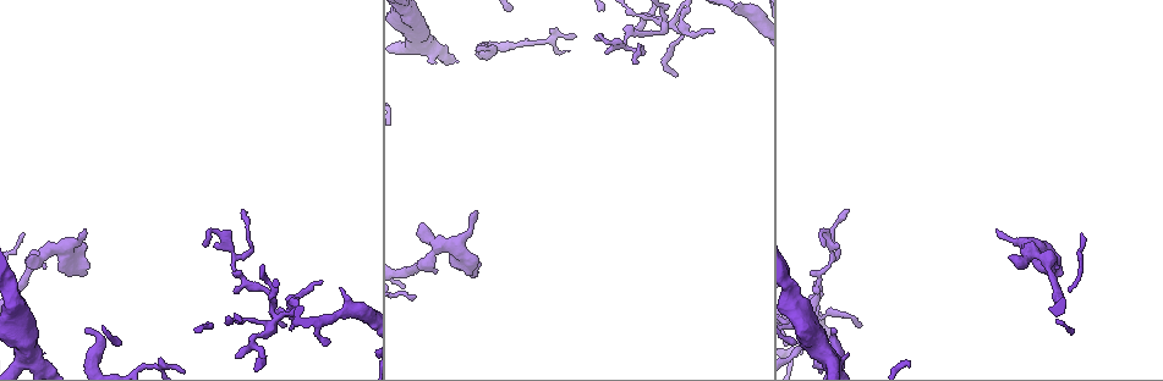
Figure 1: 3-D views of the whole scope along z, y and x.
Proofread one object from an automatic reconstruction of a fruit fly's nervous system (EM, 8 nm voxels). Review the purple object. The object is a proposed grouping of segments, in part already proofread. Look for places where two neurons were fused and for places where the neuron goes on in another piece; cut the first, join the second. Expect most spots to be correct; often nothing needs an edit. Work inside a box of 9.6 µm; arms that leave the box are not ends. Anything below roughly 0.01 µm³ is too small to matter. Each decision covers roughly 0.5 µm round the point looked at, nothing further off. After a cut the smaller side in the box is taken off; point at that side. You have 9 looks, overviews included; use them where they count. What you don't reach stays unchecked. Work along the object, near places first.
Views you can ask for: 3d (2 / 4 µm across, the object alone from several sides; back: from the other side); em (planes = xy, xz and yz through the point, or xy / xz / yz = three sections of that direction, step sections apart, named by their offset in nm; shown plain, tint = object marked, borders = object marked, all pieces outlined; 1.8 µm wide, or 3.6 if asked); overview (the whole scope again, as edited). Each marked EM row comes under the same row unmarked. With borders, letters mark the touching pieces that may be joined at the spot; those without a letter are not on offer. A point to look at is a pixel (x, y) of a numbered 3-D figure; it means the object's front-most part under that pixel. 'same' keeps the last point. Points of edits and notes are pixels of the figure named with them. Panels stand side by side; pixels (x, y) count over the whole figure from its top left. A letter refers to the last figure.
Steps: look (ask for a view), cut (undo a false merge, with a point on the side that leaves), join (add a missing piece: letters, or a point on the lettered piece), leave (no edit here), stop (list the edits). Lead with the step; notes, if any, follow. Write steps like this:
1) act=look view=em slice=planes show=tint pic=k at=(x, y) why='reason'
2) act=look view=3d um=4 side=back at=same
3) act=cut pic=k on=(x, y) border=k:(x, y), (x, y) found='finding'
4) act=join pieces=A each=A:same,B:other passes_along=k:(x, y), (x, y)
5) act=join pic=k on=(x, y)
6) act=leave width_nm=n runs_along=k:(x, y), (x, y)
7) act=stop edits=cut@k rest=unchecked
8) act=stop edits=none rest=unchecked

act=look view=em slice=xy step=4 show=borders pic=1 at=(30, 255) why='an open end'

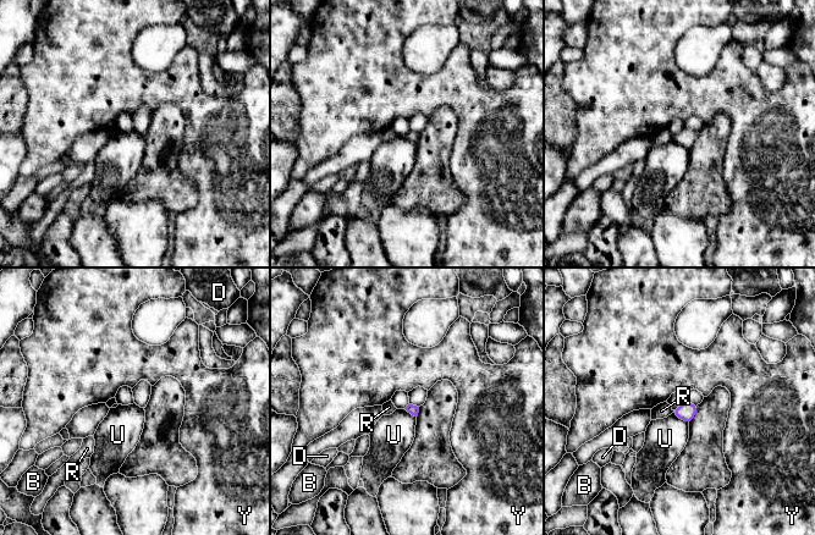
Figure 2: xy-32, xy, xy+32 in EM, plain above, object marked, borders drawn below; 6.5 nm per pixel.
act=leave each=B:other,D:other,R:other,U:other,Y:other border=2:(672, 412), (688, 424) found='none of them fits'

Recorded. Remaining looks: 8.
act=look view=em slice=yz step=8 show=tint pic=1 at=(1058, 275) why='thick end'

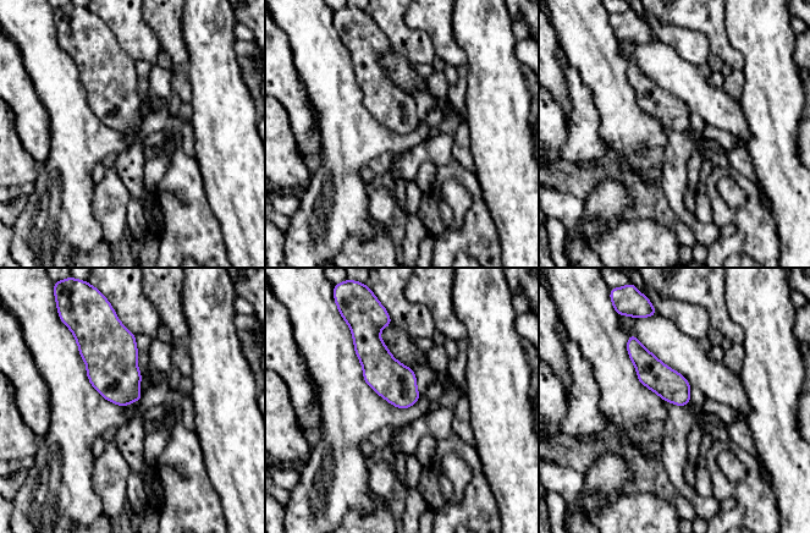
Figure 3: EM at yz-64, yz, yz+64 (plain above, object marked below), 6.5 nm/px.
act=look view=em slice=planes show=borders at=same why='cut it another way'

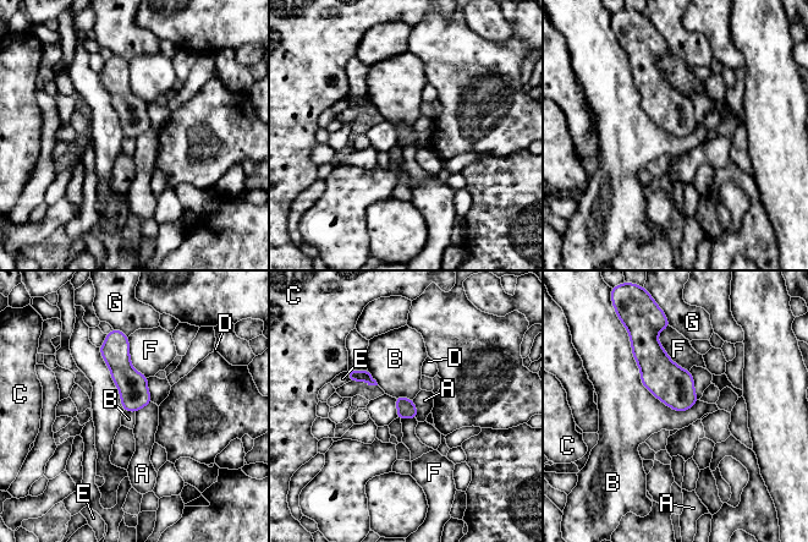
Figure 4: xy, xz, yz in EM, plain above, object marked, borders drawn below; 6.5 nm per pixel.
act=leave longest_contact=B:600nm each=A:other,B:other,C:other,D:other,E:other,F:other,G:other runs_along=4:(119, 335), (133, 409) found='none of them fits'

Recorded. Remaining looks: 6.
act=look view=em slice=yz step=8 show=borders pic=1 at=(834, 330) why='free end'

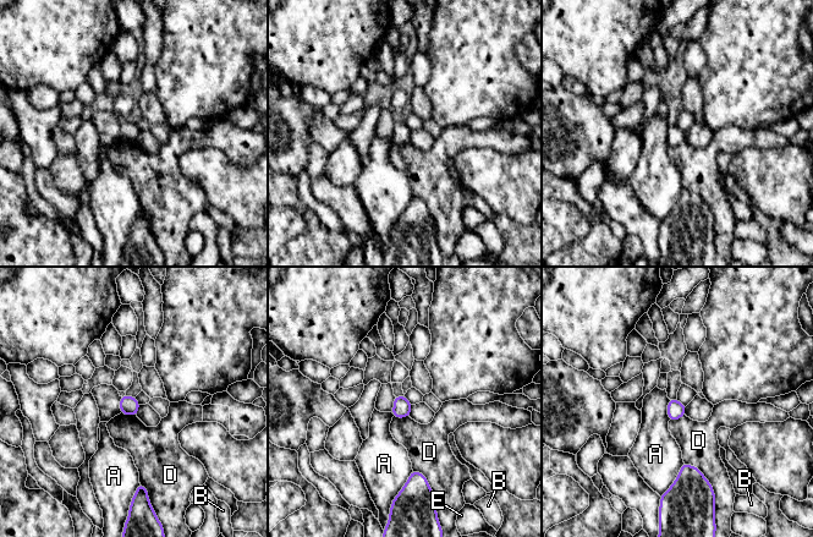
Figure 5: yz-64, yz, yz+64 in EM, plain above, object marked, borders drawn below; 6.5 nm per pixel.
act=look view=em slice=planes show=borders at=same

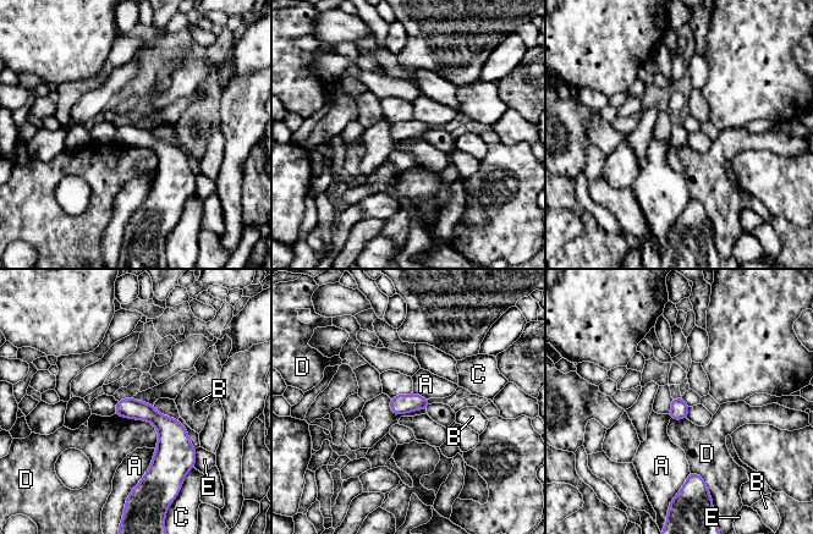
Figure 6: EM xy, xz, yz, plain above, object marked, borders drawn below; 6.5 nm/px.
act=leave each=A:other,B:other,C:other,D:other,E:other border=6:(115, 413), (148, 420), (157, 447) found='none of them fits'

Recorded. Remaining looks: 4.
act=look view=3d um=4 pic=1 at=(664, 25) why='abrupt turn'

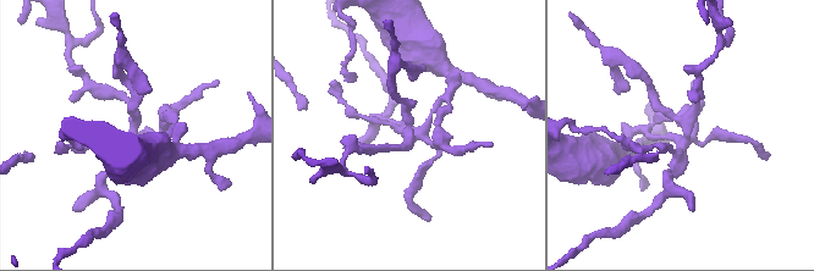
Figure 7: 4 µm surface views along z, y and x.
act=look view=em slice=planes show=borders pic=7 at=(686, 117)

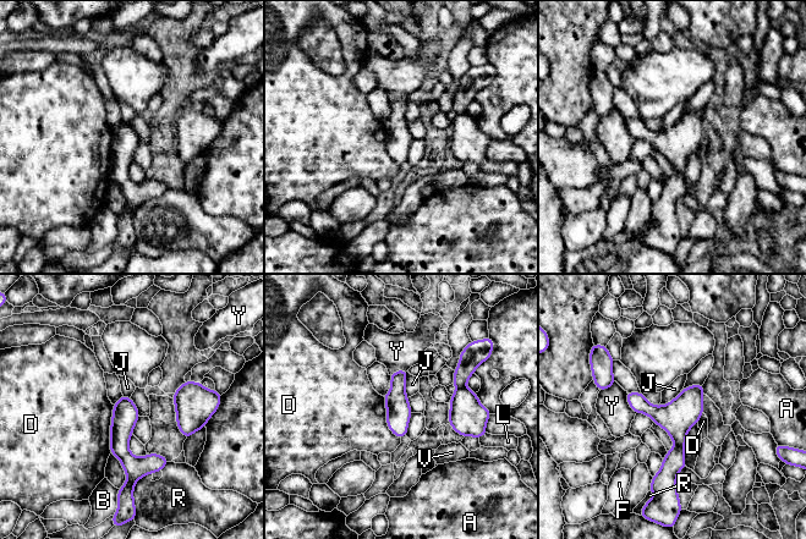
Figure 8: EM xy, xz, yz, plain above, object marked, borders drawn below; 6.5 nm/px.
act=leave width_nm=160 each=A:other,B:other,D:other,F:other,J:other,L:other,R:other,V:other,Y:other border=8:(406, 372), (405, 394), (407, 397) found='all the same neuron'

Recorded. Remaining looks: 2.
act=stop edits=none rest=unchecked

